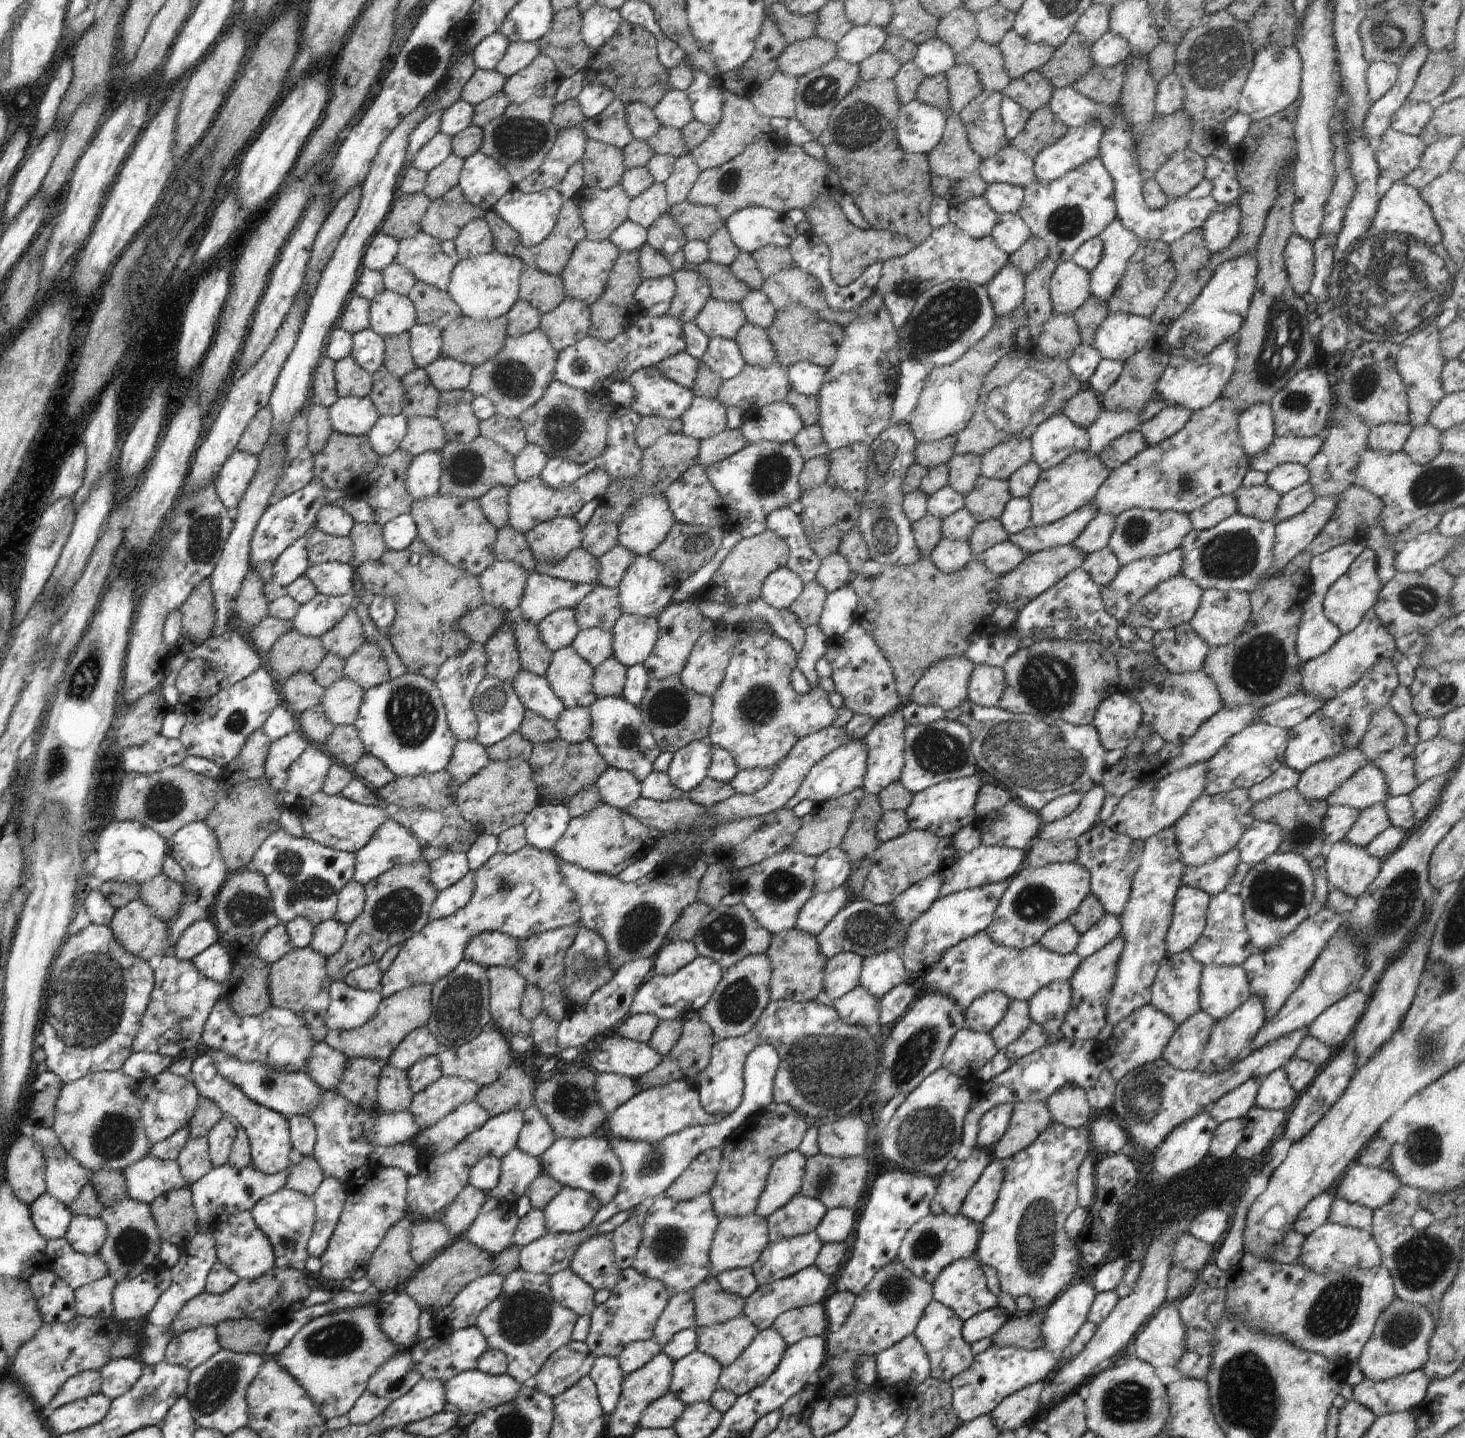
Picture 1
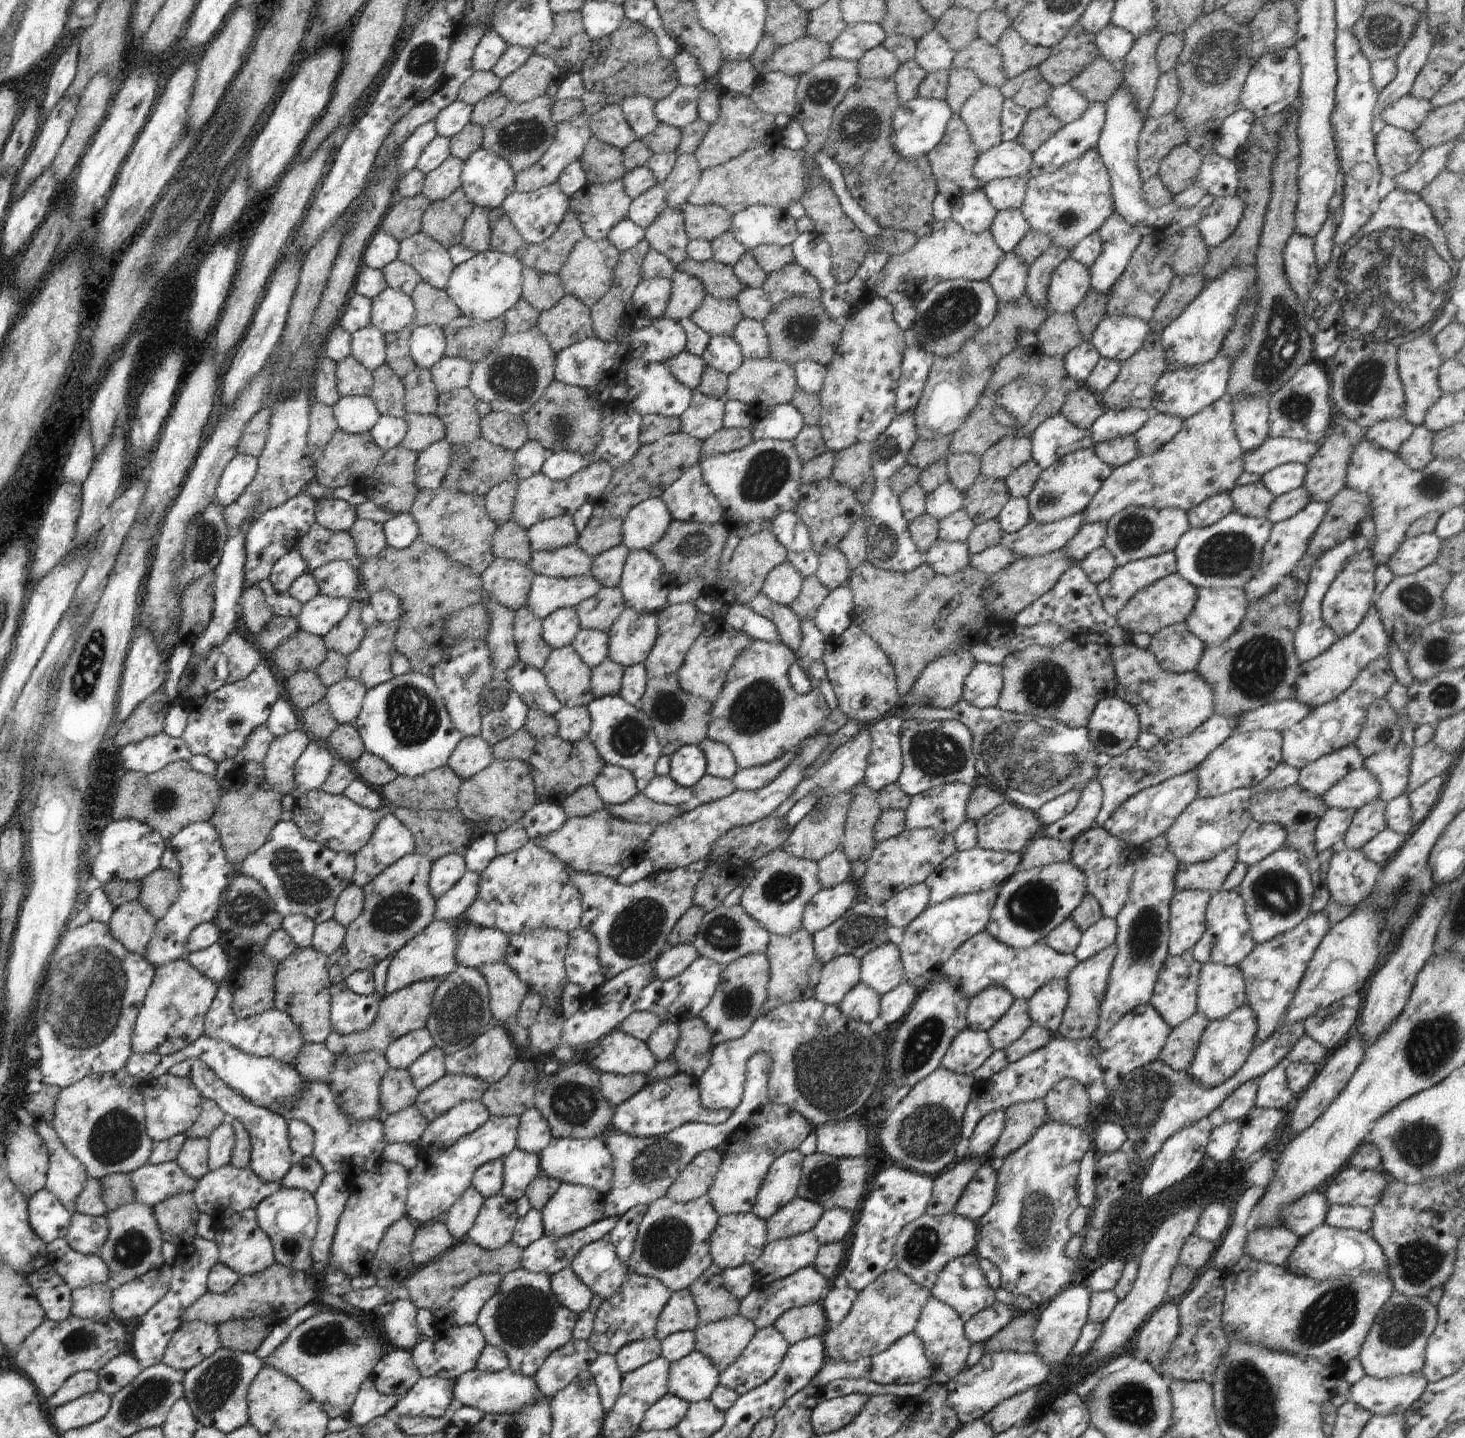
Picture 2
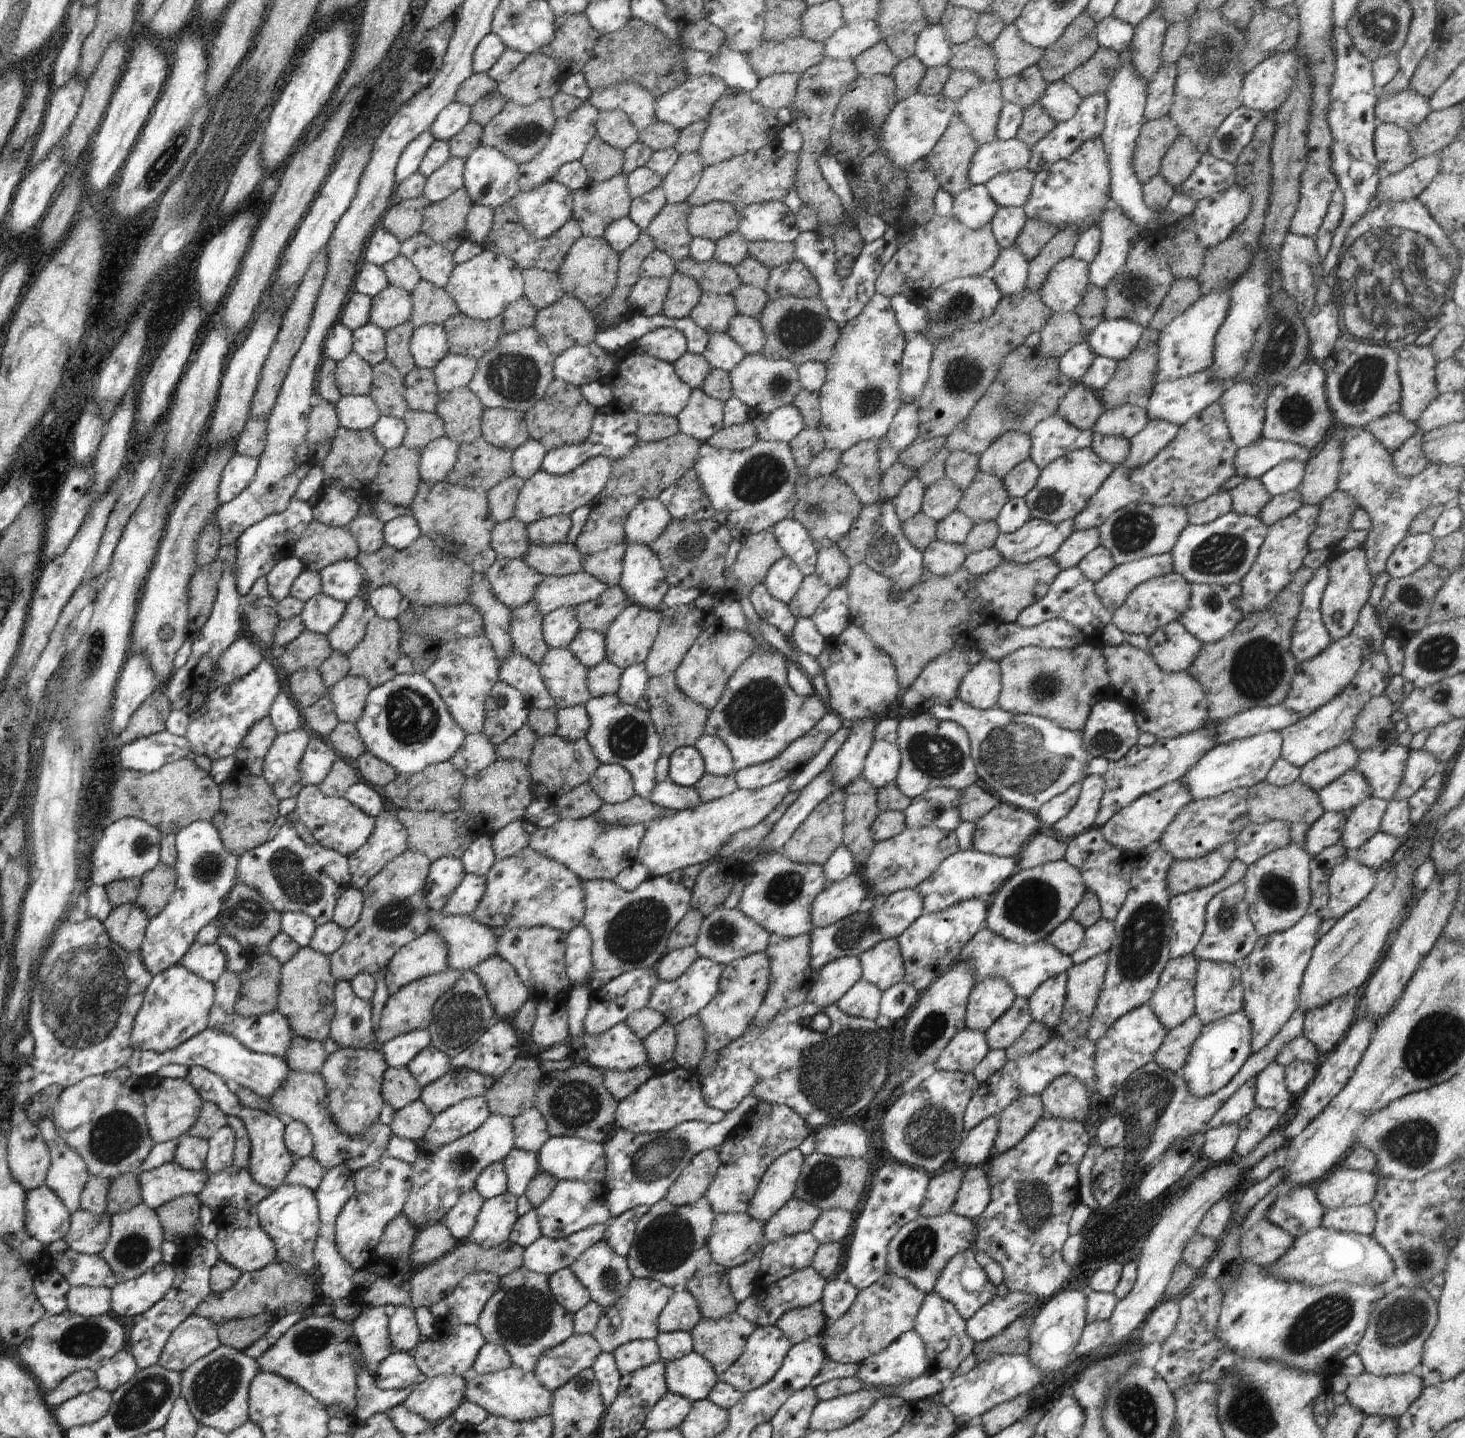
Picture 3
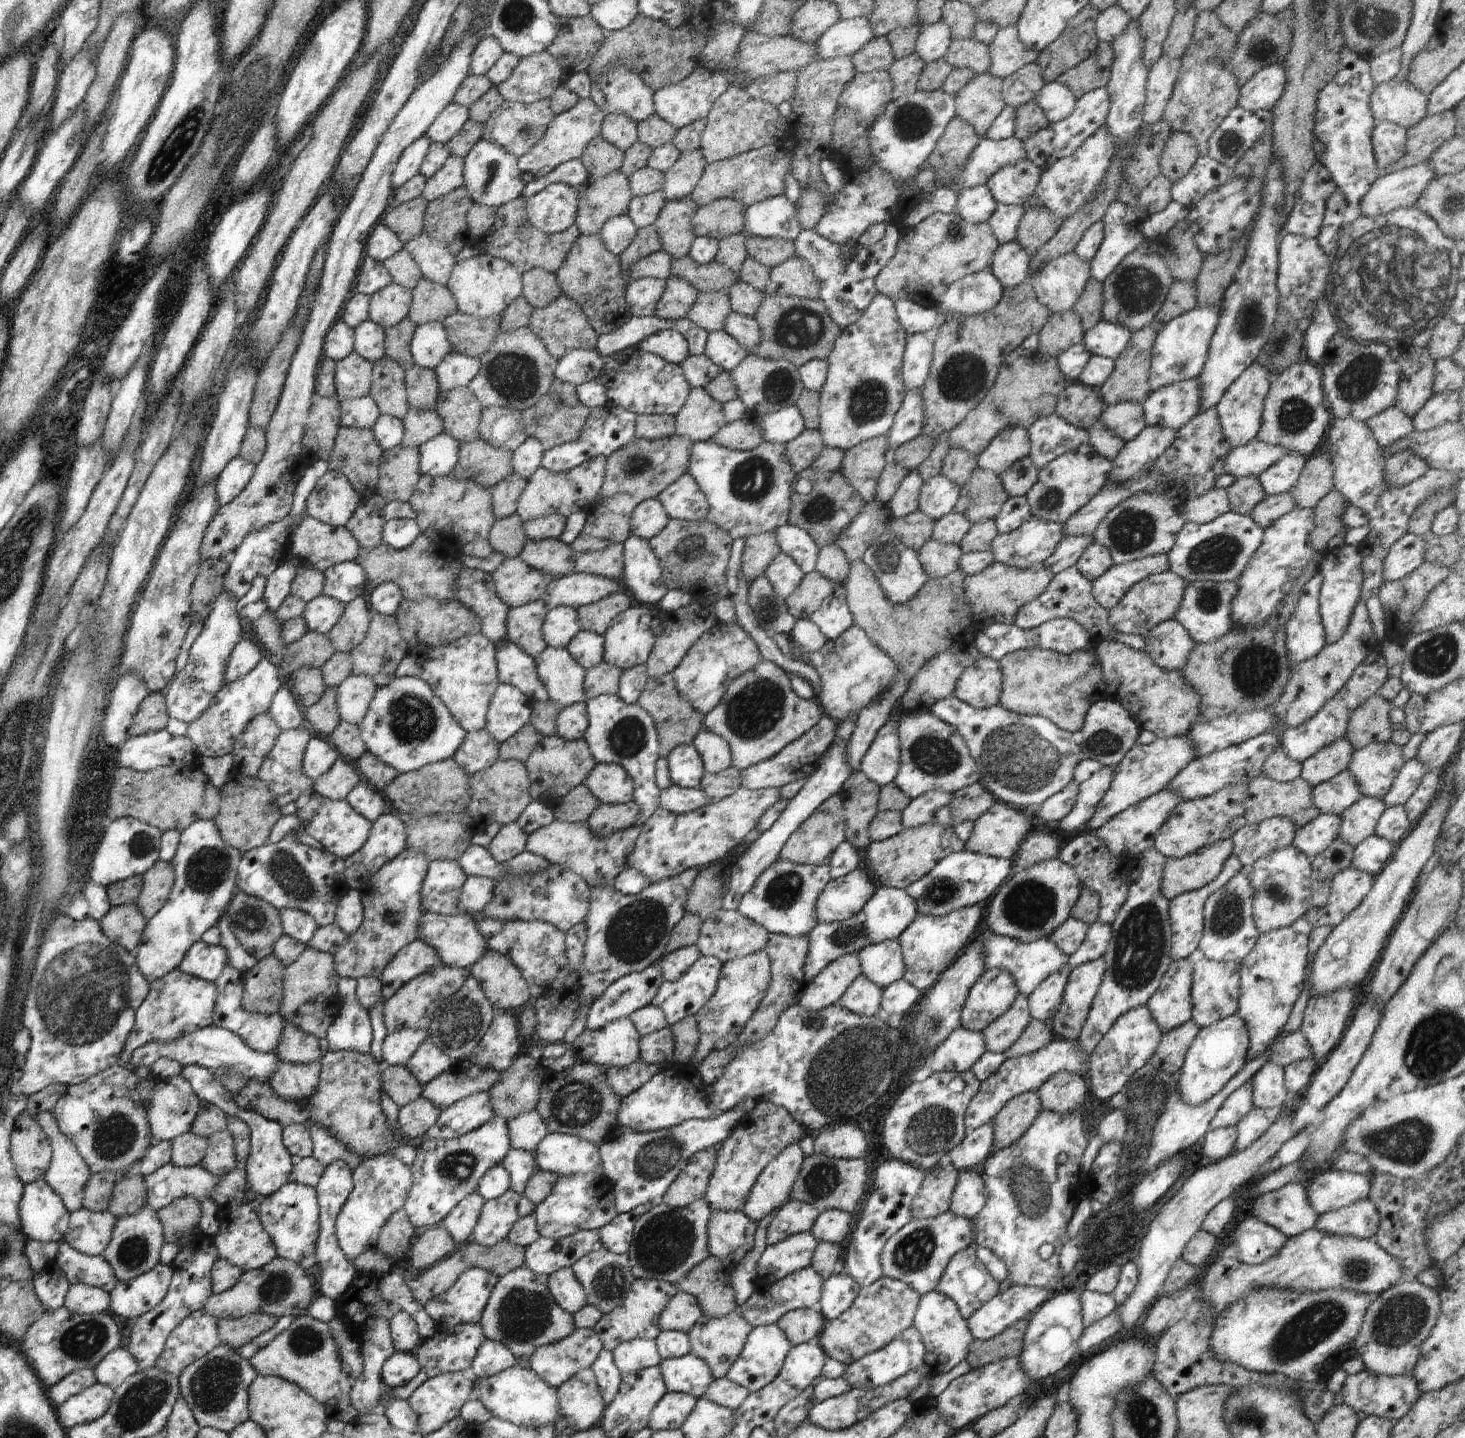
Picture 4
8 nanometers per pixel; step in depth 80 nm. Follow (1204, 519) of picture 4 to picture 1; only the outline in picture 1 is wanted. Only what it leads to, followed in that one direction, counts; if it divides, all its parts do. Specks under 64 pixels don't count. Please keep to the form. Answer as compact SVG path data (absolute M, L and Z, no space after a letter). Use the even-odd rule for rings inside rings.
M1222 495L1210 500L1198 510L1192 511L1188 517L1193 530L1203 531L1215 527L1222 520L1238 513L1238 505L1234 495Z

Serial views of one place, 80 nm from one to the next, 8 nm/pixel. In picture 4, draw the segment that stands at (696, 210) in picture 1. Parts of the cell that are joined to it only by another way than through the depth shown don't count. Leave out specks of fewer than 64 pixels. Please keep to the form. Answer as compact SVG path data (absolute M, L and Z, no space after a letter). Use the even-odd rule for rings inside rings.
M720 199L702 205L692 217L694 232L698 237L710 237L719 241L744 234L746 209L745 205L732 199Z

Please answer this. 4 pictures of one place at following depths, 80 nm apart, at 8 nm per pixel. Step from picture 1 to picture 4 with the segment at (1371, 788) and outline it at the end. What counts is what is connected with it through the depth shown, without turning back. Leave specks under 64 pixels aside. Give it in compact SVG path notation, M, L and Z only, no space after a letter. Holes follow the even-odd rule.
M1347 770L1311 789L1314 806L1327 815L1340 816L1343 810L1363 796Z

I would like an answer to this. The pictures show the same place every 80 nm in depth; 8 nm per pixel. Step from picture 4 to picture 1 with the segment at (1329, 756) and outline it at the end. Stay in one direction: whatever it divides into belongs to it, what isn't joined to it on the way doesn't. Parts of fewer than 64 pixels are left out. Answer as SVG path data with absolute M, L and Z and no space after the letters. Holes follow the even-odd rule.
M1358 747L1321 760L1301 772L1297 791L1308 800L1324 801L1339 784L1348 780L1369 762Z

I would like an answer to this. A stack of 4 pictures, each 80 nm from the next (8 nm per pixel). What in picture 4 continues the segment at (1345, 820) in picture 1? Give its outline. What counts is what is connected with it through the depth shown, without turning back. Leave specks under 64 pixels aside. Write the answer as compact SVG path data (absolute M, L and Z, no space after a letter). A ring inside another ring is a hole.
M1320 813L1314 820L1296 828L1292 846L1308 858L1322 854L1339 836L1341 818L1339 815Z

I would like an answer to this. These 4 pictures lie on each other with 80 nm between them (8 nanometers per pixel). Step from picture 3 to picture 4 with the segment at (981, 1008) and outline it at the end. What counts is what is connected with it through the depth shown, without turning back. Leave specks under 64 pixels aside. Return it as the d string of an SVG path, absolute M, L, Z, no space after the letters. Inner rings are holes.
M999 968L985 970L969 990L962 1007L961 1026L983 1031L1010 1008L1018 993L1008 972Z

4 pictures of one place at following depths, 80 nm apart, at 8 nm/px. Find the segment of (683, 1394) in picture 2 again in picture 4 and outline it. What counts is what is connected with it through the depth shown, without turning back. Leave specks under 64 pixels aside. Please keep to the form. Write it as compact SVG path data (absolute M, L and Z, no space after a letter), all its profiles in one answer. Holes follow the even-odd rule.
M691 1352L681 1357L661 1359L658 1366L671 1393L684 1393L700 1399L714 1380L706 1362Z

